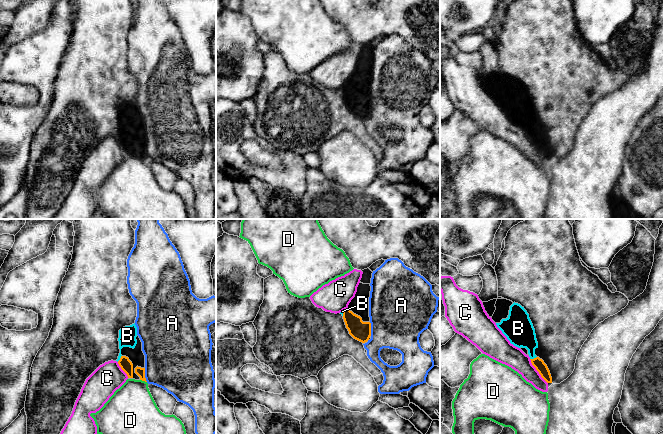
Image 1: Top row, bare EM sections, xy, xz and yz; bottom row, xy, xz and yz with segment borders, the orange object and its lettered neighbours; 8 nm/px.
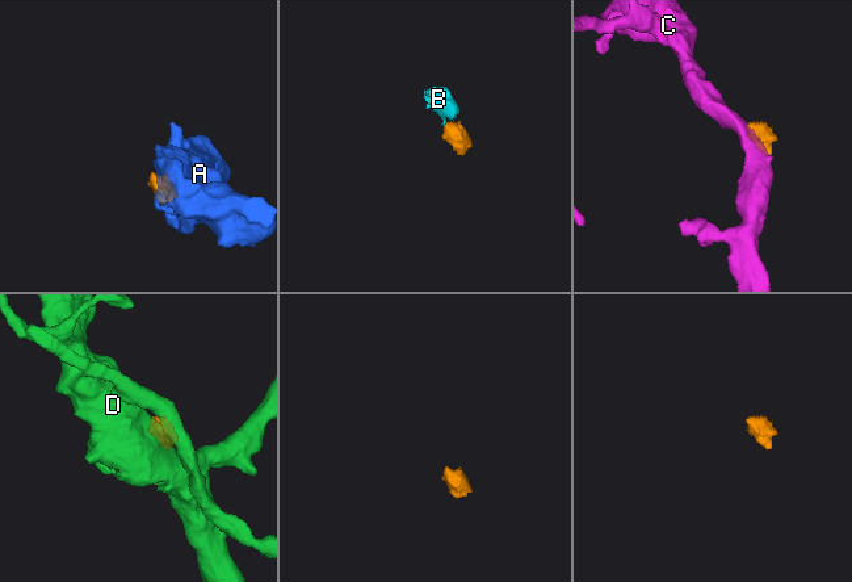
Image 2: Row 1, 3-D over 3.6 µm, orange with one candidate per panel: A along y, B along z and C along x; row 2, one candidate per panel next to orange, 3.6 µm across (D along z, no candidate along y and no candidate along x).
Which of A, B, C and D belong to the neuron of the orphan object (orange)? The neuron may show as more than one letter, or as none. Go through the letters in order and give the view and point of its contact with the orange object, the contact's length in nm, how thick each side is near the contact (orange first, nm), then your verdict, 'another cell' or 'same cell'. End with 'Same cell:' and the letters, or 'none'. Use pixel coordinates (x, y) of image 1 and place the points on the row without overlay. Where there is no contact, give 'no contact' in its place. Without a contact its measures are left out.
A: xy (144, 151) | 110 nm | 70/440 nm | another cell
B: yz (534, 134) | 60 nm | 90/220 nm | same cell
C: yz (537, 146) | 240 nm | 90/170 nm | another cell
D: xy (143, 156) | 60 nm | 70/380 nm | another cell
Same cell: B

